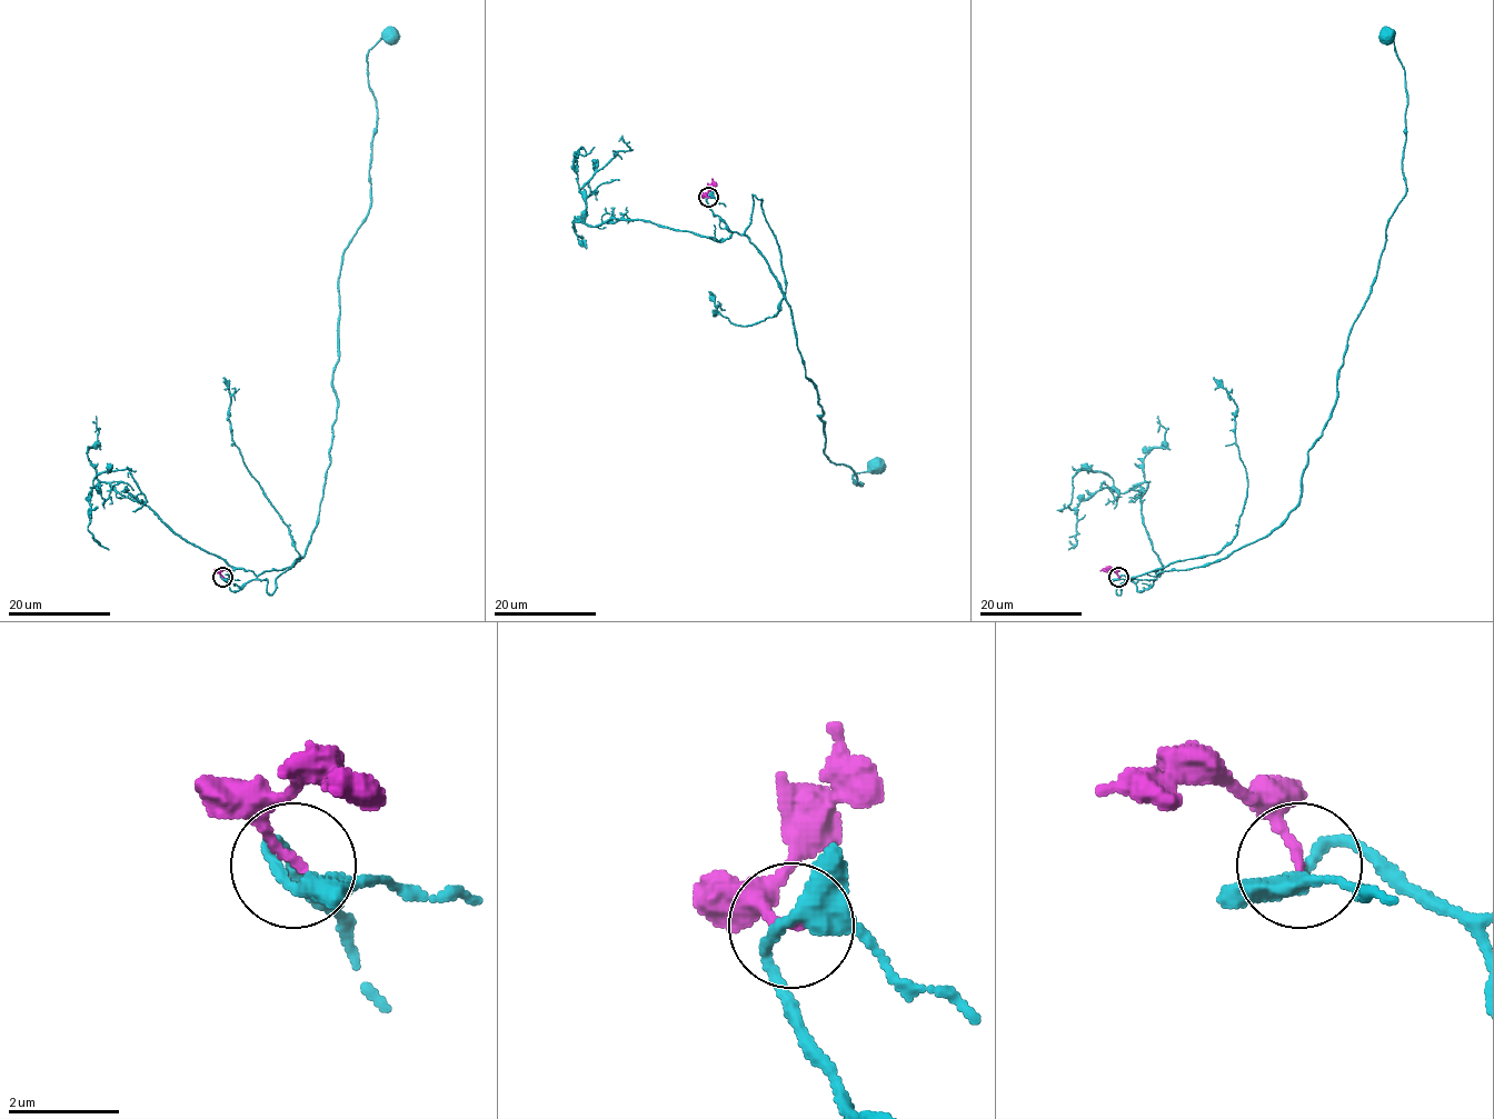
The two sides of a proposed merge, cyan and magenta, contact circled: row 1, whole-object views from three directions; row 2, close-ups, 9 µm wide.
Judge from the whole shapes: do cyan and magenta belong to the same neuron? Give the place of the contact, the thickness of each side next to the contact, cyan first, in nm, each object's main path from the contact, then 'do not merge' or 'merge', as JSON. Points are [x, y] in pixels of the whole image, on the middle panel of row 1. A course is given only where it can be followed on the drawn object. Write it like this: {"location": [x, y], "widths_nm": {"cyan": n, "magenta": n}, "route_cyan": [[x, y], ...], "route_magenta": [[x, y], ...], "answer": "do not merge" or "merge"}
{"location": [708, 197], "widths_nm": {"cyan": 300, "magenta": 160}, "route_cyan": [[708, 198], [766, 260], [790, 308], [823, 409], [824, 452], [855, 485], [856, 472], [875, 468]], "route_magenta": [[708, 198], [713, 178]], "answer": "do not merge"}

